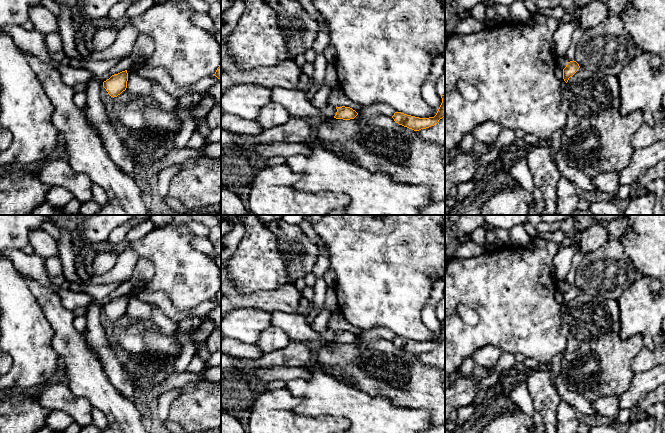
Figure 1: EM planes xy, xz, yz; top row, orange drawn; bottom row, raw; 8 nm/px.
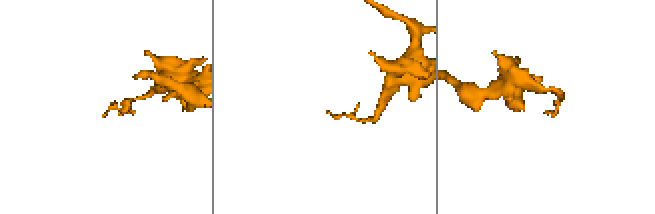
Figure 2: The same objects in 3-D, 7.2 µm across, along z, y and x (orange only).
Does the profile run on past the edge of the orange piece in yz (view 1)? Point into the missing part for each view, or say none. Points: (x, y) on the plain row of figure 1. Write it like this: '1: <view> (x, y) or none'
1: none

